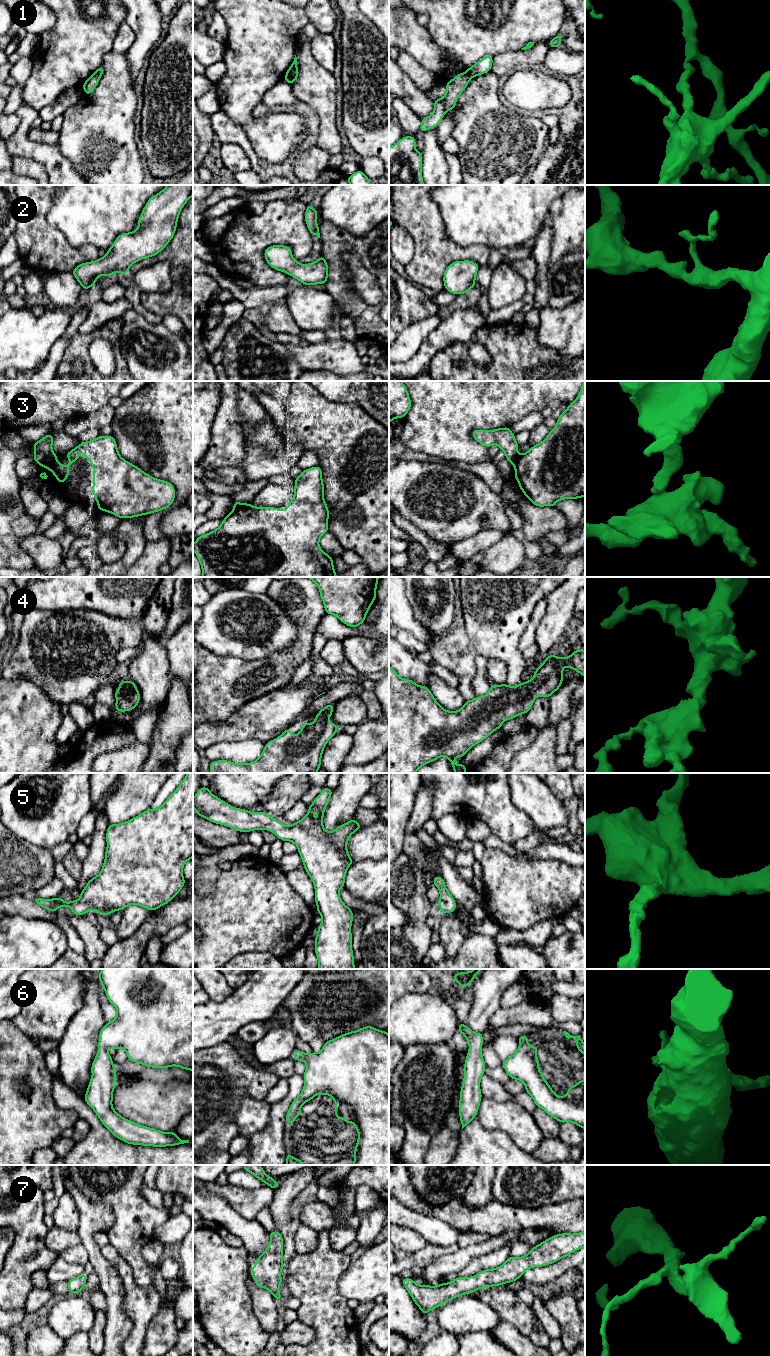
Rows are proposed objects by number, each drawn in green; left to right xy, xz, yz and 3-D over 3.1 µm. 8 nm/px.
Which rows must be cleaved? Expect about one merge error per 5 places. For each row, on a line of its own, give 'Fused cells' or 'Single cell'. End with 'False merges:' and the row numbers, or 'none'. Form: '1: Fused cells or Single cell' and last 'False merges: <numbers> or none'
1: Fused cells
2: Single cell
3: Fused cells
4: Single cell
5: Single cell
6: Single cell
7: Single cell
False merges: 1, 3

